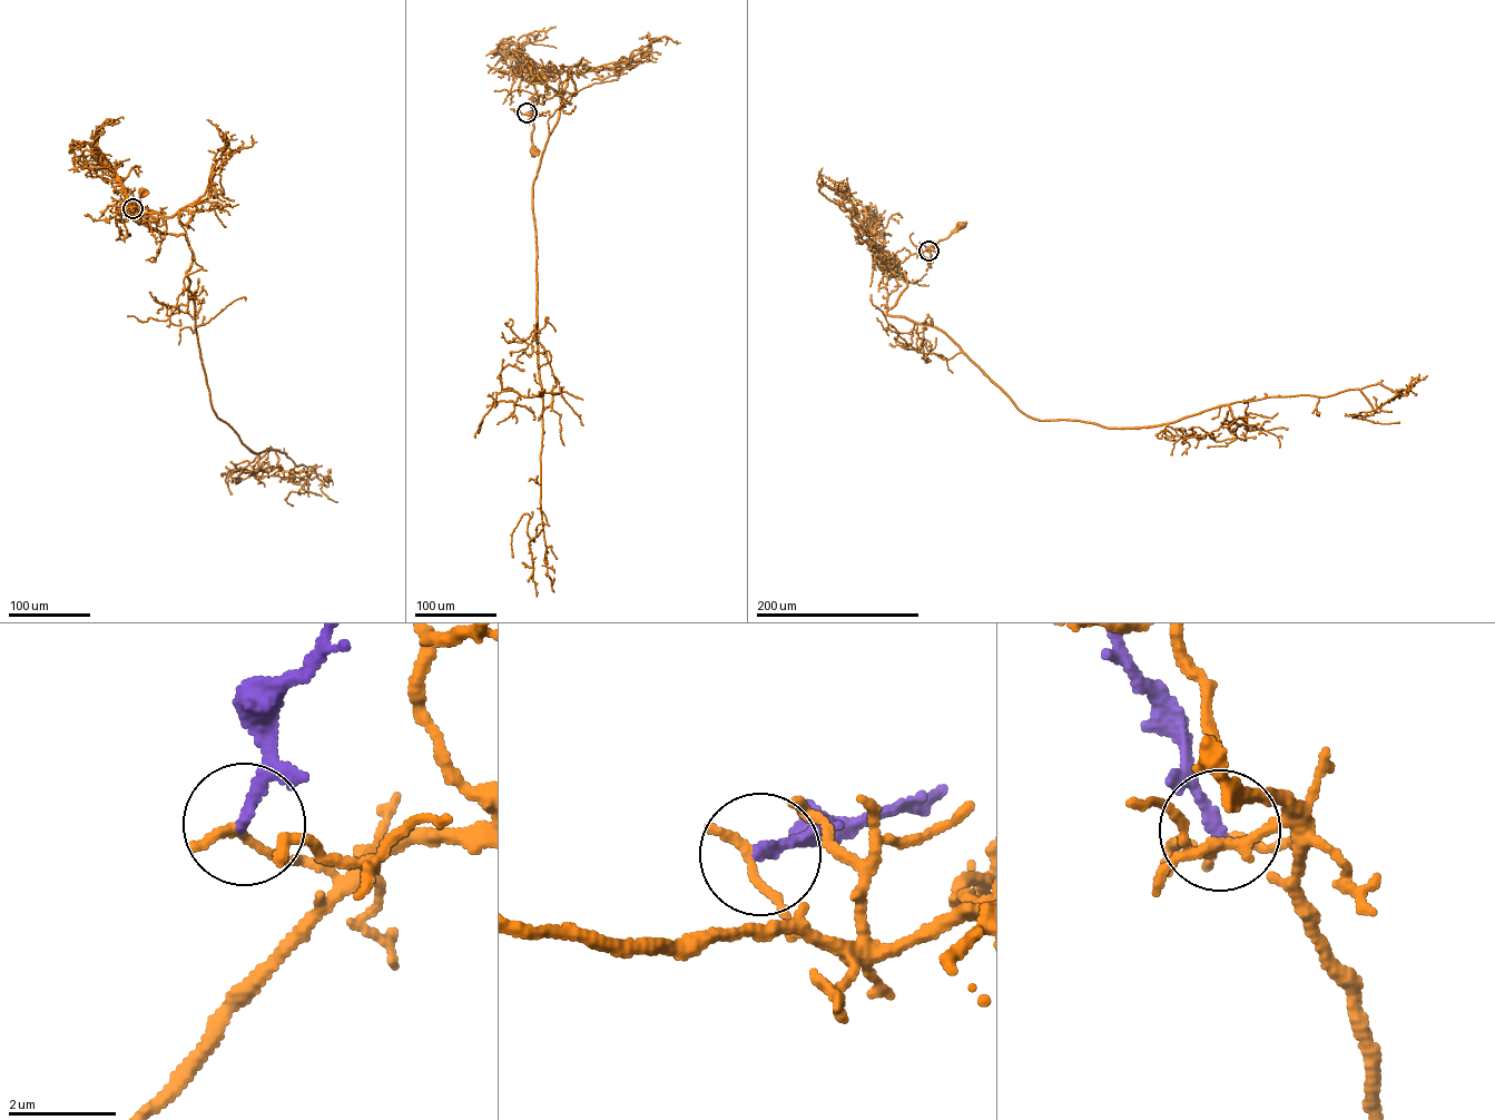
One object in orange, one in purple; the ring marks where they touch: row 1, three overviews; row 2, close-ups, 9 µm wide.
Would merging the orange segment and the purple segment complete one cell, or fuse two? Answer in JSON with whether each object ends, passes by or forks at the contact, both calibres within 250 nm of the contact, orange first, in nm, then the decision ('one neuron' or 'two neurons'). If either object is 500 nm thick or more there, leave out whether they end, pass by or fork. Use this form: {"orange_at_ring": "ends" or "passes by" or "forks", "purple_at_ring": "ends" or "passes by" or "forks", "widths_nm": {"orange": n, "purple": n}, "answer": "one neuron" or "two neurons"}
{"orange_at_ring": "ends", "purple_at_ring": "ends", "widths_nm": {"orange": 200, "purple": 200}, "answer": "two neurons"}

